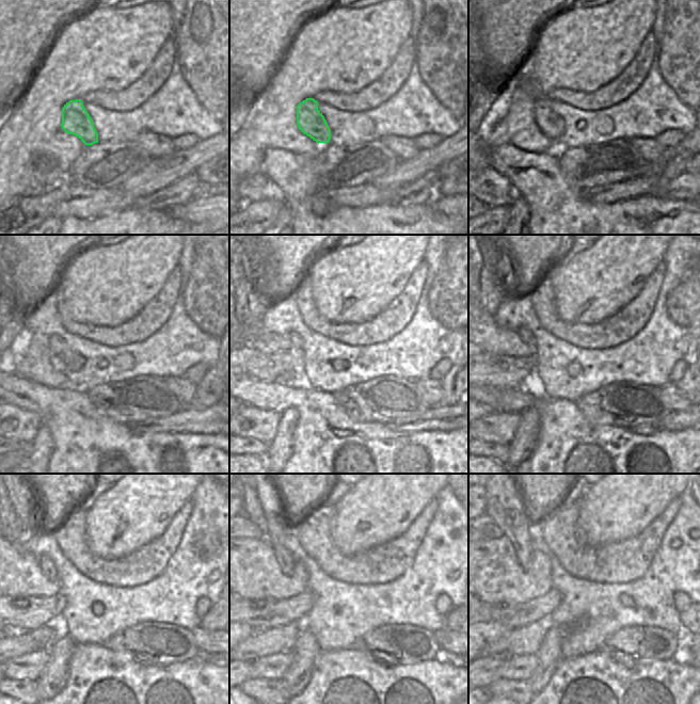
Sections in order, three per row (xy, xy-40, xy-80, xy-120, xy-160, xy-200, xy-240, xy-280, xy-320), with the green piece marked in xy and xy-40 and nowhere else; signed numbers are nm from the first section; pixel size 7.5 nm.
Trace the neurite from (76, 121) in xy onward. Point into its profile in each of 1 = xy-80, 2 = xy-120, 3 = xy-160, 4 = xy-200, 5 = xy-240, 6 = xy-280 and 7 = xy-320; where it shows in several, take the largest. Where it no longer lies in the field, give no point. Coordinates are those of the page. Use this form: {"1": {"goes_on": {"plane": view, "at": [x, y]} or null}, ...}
{"1": {"goes_on": {"plane": "xy-80", "at": [551, 124]}}, "2": {"goes_on": {"plane": "xy-120", "at": [73, 361]}}, "3": {"goes_on": {"plane": "xy-160", "at": [295, 339]}}, "4": {"goes_on": {"plane": "xy-200", "at": [524, 333]}}, "5": {"goes_on": {"plane": "xy-240", "at": [47, 566]}}, "6": {"goes_on": {"plane": "xy-280", "at": [261, 504]}}, "7": {"goes_on": {"plane": "xy-320", "at": [504, 504]}}}

